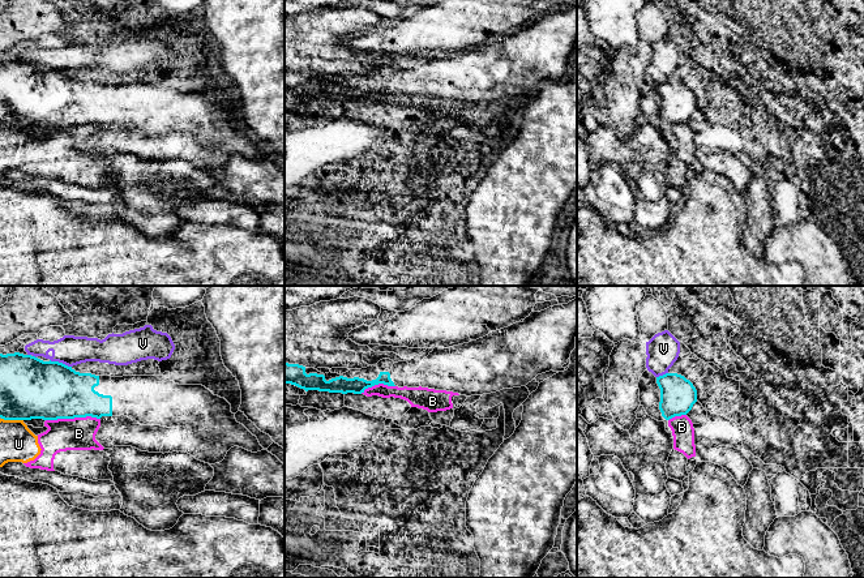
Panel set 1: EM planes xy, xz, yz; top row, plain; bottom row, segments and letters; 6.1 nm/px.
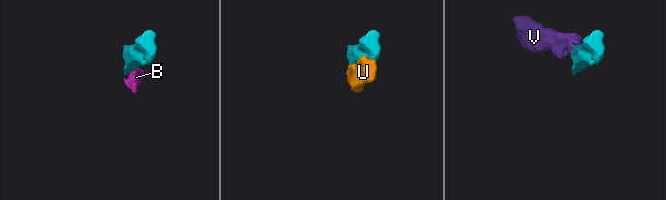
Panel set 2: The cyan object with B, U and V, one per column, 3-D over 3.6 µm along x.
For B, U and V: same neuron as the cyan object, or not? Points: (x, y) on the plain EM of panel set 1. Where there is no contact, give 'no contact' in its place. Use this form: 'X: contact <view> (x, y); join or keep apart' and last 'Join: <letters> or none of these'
B: contact xy (72, 125); keep apart
U: contact xy (12, 127); keep apart
V: contact xy (60, 71); keep apart
Join: none of these

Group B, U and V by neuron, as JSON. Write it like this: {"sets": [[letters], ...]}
{"sets": [["B", "U"], ["V"]]}

